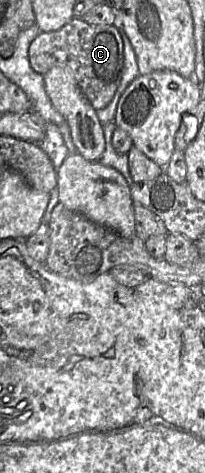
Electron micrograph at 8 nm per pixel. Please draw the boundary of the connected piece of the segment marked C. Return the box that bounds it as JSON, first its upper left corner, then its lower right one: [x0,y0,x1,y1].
[28,17,124,111]

